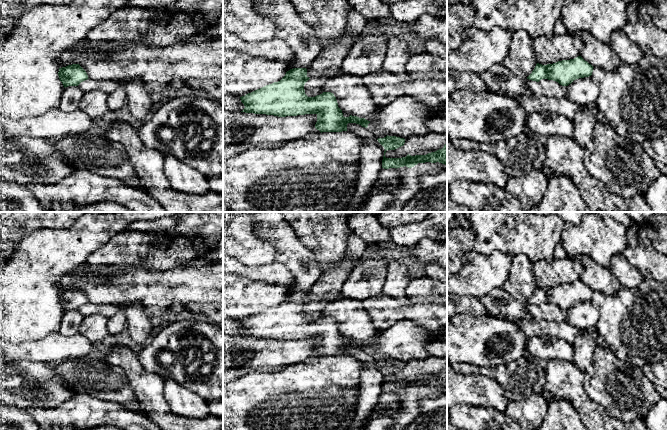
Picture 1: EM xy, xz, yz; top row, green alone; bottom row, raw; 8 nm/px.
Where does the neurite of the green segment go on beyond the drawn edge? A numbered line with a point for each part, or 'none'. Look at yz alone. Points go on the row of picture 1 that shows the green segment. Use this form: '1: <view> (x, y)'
none

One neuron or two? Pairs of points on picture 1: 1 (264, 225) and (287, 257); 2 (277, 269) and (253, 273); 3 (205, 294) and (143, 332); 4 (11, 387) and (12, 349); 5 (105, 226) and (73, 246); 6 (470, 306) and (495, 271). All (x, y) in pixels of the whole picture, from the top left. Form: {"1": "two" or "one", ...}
{"1": "one", "2": "one", "3": "two", "4": "two", "5": "one", "6": "two"}

